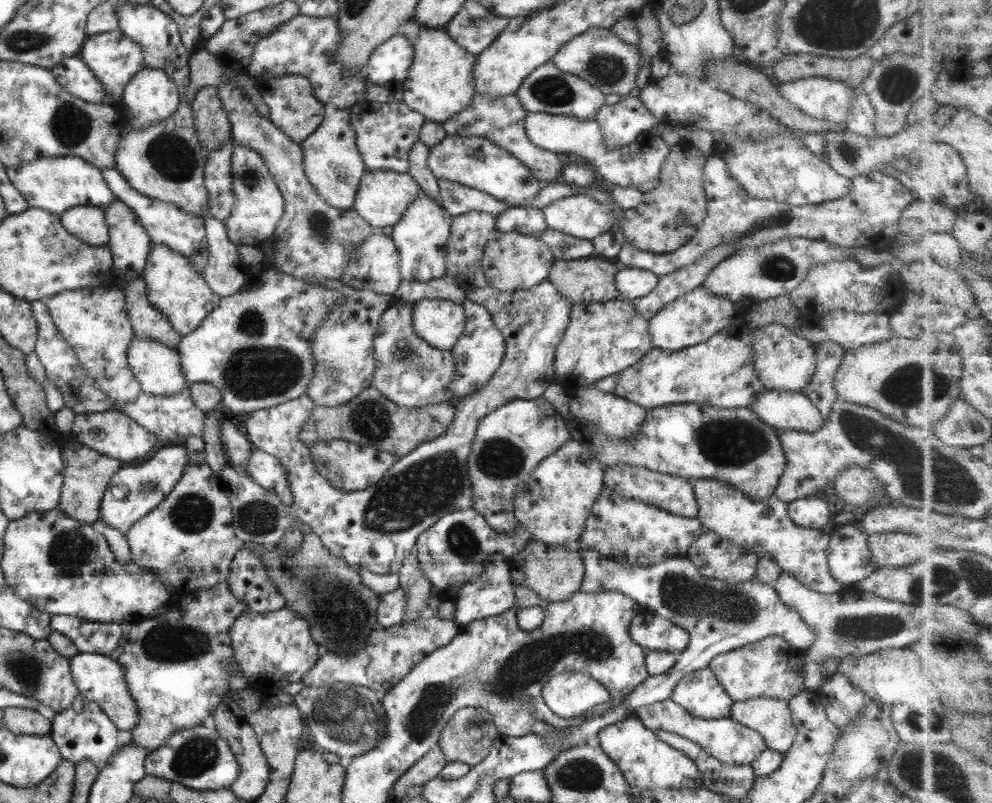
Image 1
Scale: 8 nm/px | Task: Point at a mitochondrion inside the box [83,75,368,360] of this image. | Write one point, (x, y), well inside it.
(174, 157)

